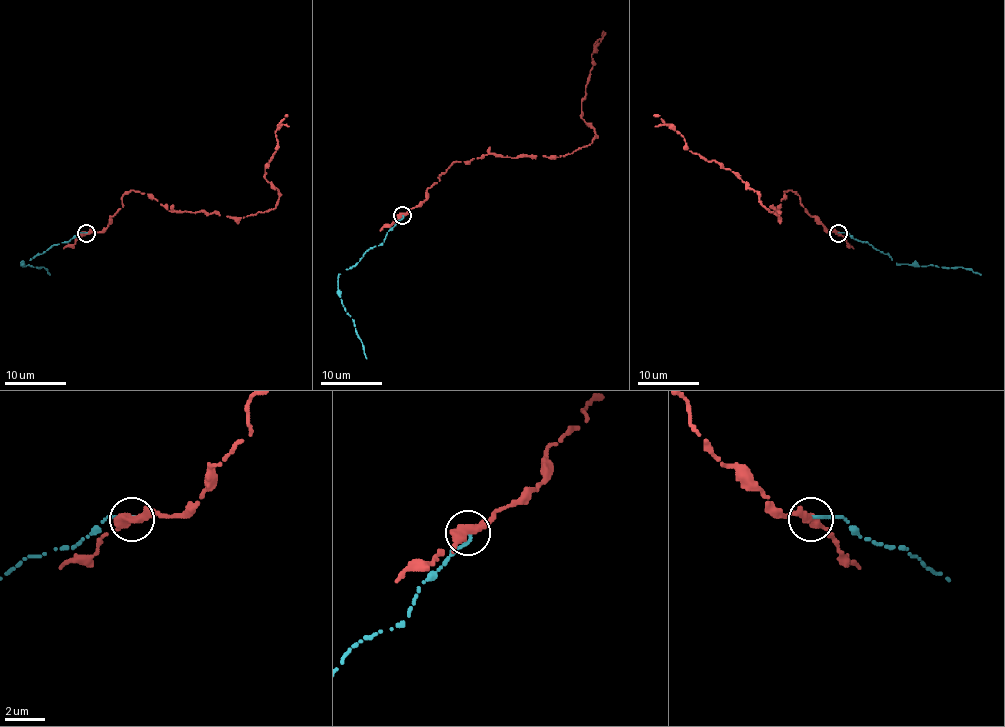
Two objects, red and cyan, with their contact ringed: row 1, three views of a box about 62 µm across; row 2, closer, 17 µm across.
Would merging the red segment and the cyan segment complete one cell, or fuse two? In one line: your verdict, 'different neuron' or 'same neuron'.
different neuron

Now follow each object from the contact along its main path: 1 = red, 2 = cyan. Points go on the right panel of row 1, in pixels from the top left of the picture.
1: (837, 233), (811, 217), (788, 190), (779, 217), (730, 170), (687, 150), (679, 133), (653, 116)
2: (837, 233), (848, 233), (854, 239), (868, 242), (897, 263), (962, 266), (980, 274)

